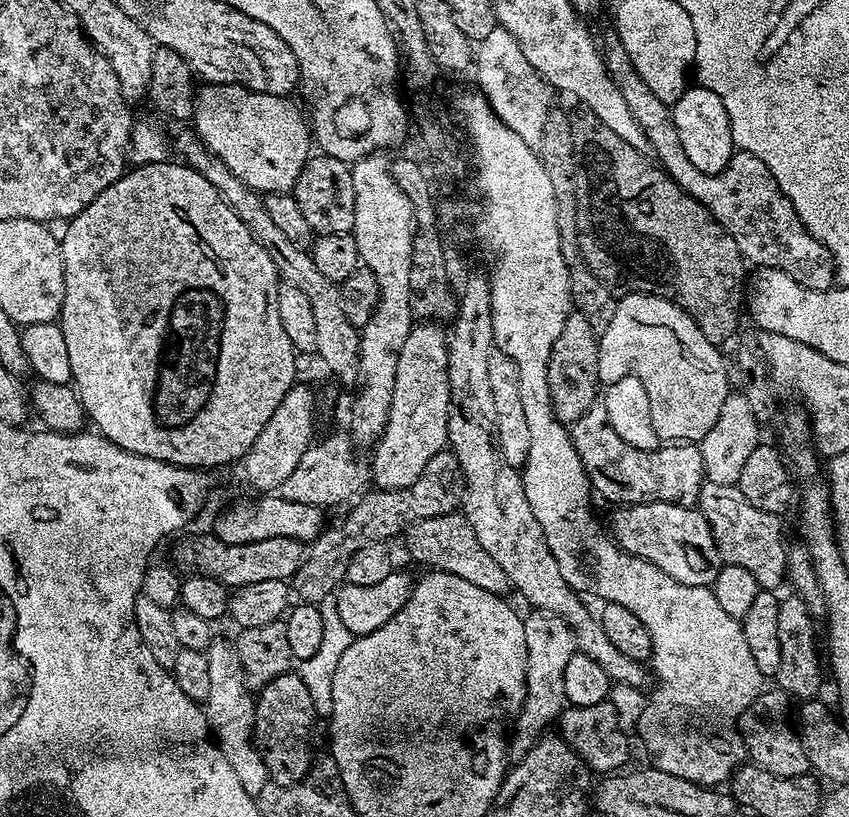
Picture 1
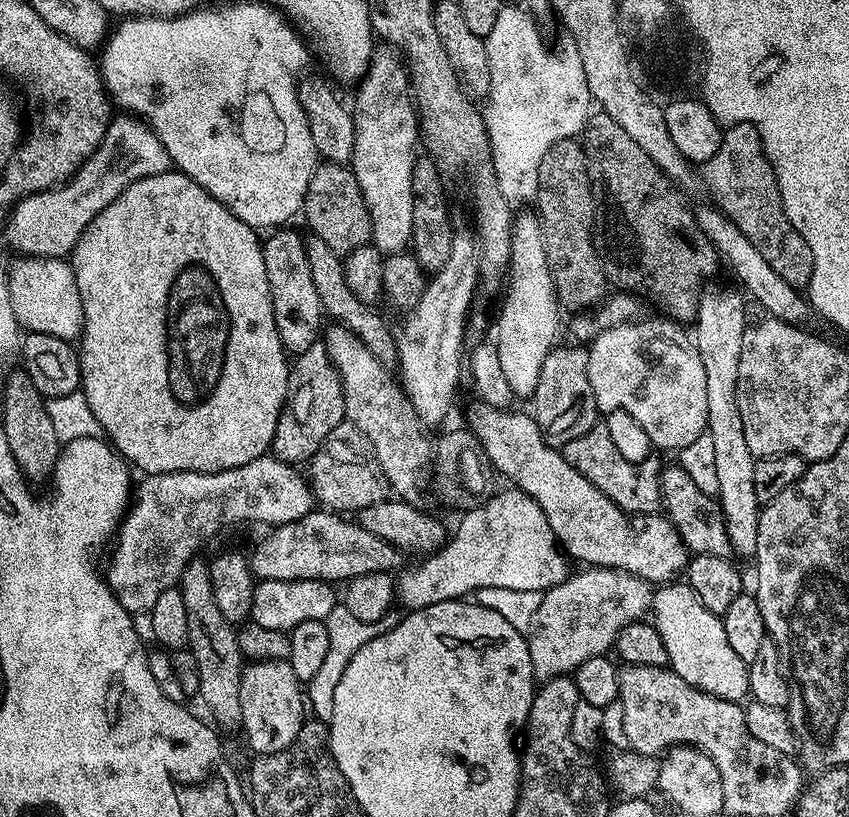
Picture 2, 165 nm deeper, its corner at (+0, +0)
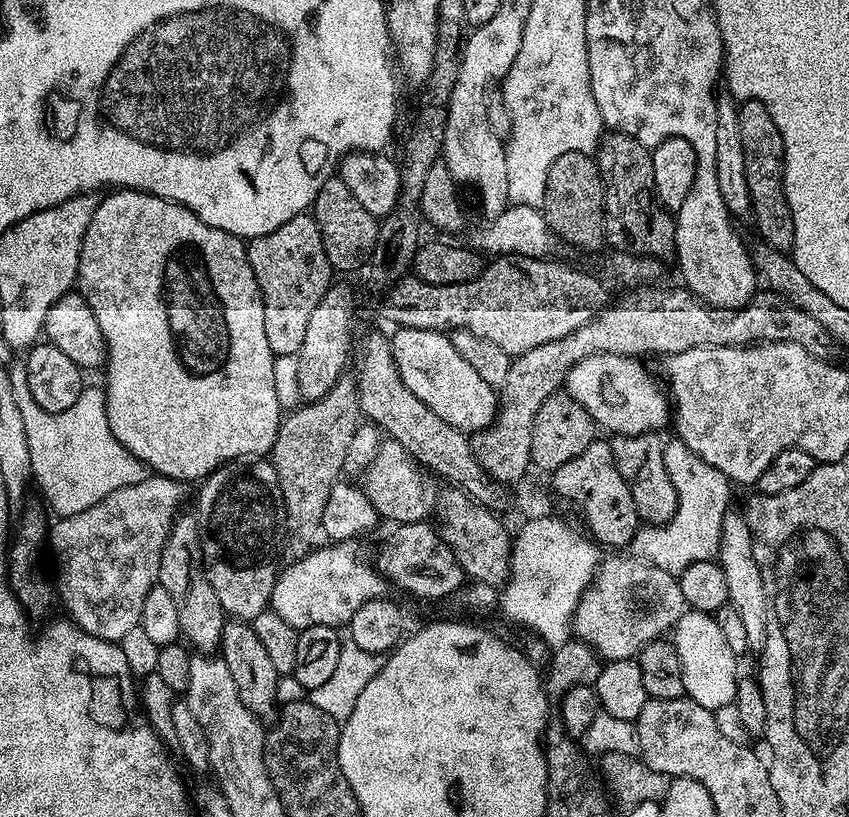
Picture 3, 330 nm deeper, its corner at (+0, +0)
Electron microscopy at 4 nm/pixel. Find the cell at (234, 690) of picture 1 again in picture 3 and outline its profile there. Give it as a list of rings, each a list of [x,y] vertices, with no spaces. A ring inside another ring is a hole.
[[[181,515],[170,530],[165,548],[162,550],[158,584],[166,590],[166,594],[170,594],[170,598],[174,598],[174,607],[178,610],[178,622],[183,639],[197,653],[212,654],[219,649],[226,615],[222,602],[218,602],[218,594],[214,594],[214,586],[210,586],[204,573],[202,532],[200,536],[202,524],[195,515],[193,516]]]

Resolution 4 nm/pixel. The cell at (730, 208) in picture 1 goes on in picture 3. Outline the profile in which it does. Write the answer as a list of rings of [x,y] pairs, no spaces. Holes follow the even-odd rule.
[[[745,100],[736,109],[738,114],[738,130],[742,138],[742,154],[746,158],[746,186],[750,188],[752,203],[751,219],[756,220],[756,228],[765,245],[779,252],[791,253],[794,246],[794,218],[790,214],[790,206],[784,193],[784,147],[782,134],[778,134],[778,126],[774,126],[774,118],[770,118],[770,110],[762,106],[760,100]]]

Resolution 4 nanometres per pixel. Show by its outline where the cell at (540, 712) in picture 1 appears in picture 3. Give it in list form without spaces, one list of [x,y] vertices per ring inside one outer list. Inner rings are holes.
[[[612,554],[609,558],[601,559],[599,568],[592,585],[582,594],[572,615],[572,630],[575,639],[588,644],[596,651],[597,656],[605,661],[631,660],[639,657],[641,650],[652,640],[661,639],[665,634],[671,633],[678,618],[686,611],[682,598],[680,581],[673,573],[662,570],[644,560],[637,560],[631,554]]]

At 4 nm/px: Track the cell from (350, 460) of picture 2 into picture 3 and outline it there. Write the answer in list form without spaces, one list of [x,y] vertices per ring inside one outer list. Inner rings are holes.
[[[388,438],[381,443],[378,454],[363,476],[362,489],[370,498],[376,513],[385,521],[393,520],[393,525],[399,526],[419,520],[427,521],[428,515],[433,515],[438,503],[437,481],[426,474],[425,469],[418,466],[396,440]]]

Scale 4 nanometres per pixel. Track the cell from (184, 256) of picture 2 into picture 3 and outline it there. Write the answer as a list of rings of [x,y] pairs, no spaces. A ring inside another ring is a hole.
[[[112,190],[107,195],[105,200],[101,199],[97,203],[90,218],[90,226],[86,226],[86,238],[82,238],[76,279],[78,291],[90,306],[90,310],[94,310],[94,318],[98,318],[104,344],[108,347],[108,386],[106,385],[105,402],[110,430],[113,431],[114,437],[155,475],[167,476],[181,482],[200,482],[224,464],[240,462],[245,458],[267,457],[275,444],[282,421],[278,390],[274,386],[277,356],[270,350],[270,342],[266,338],[264,303],[258,290],[258,278],[254,278],[254,270],[248,261],[245,241],[226,230],[206,226],[206,222],[202,222],[198,214],[173,200],[135,190]]]

